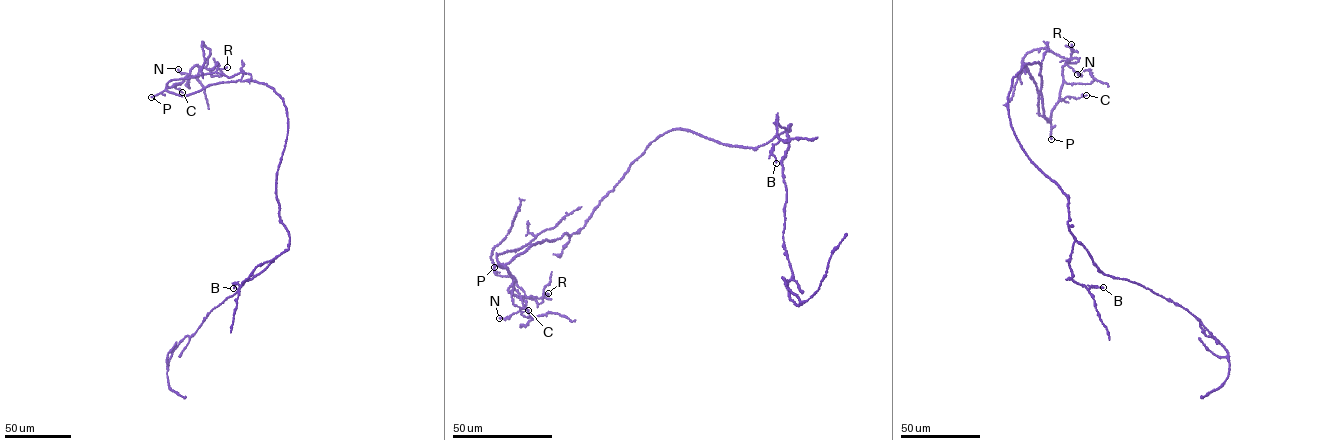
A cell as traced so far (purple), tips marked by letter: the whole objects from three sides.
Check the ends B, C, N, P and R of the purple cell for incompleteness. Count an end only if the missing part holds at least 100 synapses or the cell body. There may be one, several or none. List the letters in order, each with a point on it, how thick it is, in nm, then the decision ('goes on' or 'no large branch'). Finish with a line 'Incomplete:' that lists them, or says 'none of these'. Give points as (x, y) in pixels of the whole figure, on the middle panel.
B: at (776, 163); 220 nm thick; no large branch
C: at (528, 310); 190 nm thick; no large branch
N: at (499, 318); 380 nm thick; no large branch
P: at (494, 267); 280 nm thick; goes on
R: at (548, 293); 360 nm thick; no large branch
Incomplete: P

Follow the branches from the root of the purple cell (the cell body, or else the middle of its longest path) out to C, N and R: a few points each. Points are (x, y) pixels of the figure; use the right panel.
C: (1017, 138), (1008, 96), (1012, 78), (1026, 64), (1040, 64), (1040, 90), (1047, 121), (1060, 100), (1086, 95)
N: (1017, 138), (1008, 96), (1022, 66), (1040, 64), (1047, 121), (1060, 97), (1063, 66), (1077, 74)
R: (1017, 138), (1008, 108), (1012, 78), (1026, 64), (1039, 62), (1042, 106), (1050, 121), (1071, 44)

